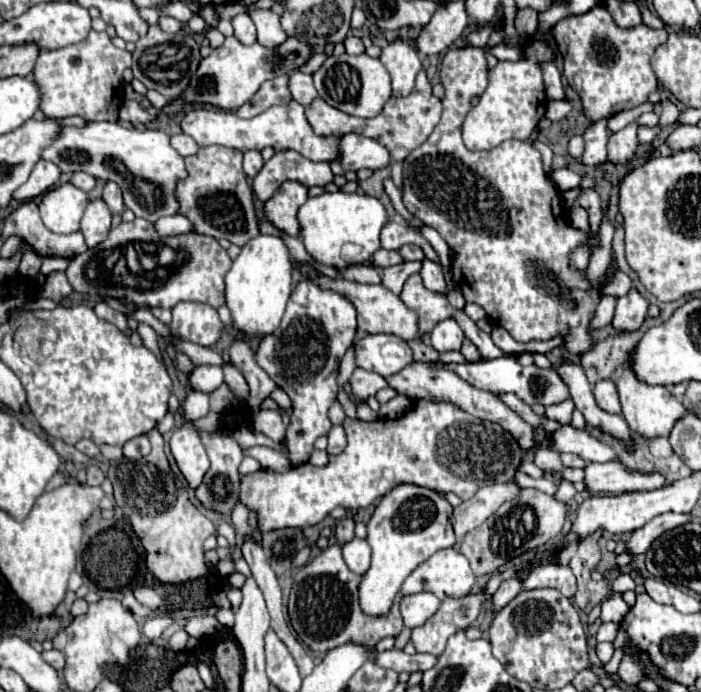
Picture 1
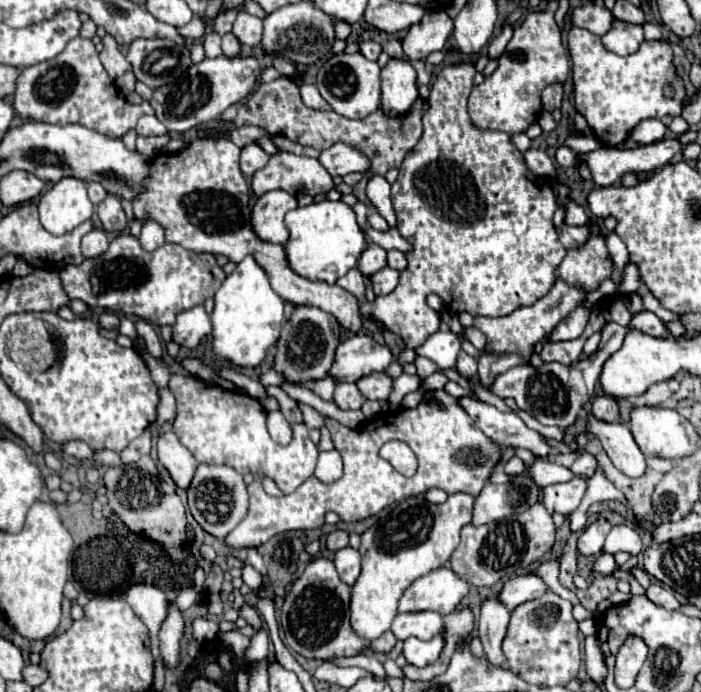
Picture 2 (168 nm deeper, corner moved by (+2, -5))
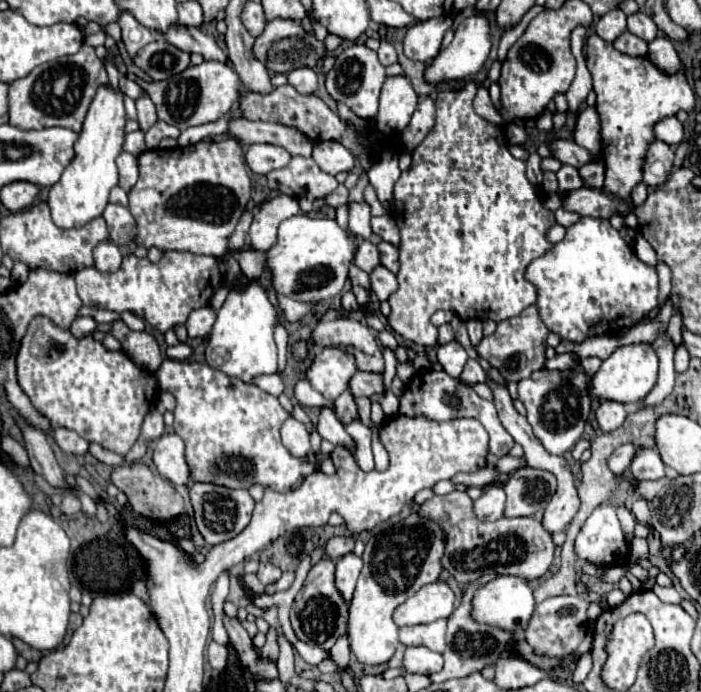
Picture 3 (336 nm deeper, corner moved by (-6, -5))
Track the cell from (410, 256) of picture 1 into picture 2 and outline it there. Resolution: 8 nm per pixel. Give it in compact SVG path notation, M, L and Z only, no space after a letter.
M389 250L389 252L387 252L387 264L389 264L391 268L395 268L395 270L405 270L405 264L407 264L405 254L399 252L399 250Z

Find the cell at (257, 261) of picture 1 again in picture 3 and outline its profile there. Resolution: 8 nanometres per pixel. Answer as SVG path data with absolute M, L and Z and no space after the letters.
M251 280L243 292L231 290L225 304L217 312L217 320L205 348L205 362L229 378L251 382L255 376L277 372L277 346L273 326L277 324L277 308L269 302L267 292L257 280Z

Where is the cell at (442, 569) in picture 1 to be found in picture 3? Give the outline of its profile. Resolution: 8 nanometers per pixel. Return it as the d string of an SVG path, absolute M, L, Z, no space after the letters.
M433 582L423 586L393 612L393 620L399 628L413 624L429 624L439 618L449 618L453 612L455 594L445 582Z

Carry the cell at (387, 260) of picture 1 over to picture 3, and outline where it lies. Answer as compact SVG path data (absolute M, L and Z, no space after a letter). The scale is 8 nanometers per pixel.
M369 240L361 242L357 246L355 264L365 272L371 272L375 266L379 266L379 250L377 250L377 246L373 246Z

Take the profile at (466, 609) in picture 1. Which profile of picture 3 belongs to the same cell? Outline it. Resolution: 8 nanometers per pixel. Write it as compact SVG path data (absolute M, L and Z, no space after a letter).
M411 646L405 650L403 666L411 674L433 674L443 668L443 656L425 648L425 646Z

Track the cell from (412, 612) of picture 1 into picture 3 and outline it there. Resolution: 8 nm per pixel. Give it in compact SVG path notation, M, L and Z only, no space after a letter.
M435 620L431 624L401 628L399 640L405 646L425 646L433 652L443 652L445 650L445 630L447 630L447 620Z

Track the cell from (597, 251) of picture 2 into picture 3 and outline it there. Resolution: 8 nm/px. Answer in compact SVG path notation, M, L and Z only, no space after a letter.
M585 216L577 220L577 224L569 226L561 242L553 244L553 248L545 252L545 256L539 256L527 266L525 278L537 288L535 306L539 310L539 318L543 320L543 324L551 332L559 334L561 340L569 340L575 344L591 336L603 336L617 332L621 328L637 326L659 304L659 278L655 268L643 264L635 256L633 246L623 240L619 230L615 230L609 224L609 220L601 218Z

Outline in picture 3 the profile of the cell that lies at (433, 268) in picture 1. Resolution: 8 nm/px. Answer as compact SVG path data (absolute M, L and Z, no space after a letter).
M390 215L373 216L371 226L373 226L373 232L379 234L385 242L391 242L391 244L399 242L399 230L397 230L395 220Z

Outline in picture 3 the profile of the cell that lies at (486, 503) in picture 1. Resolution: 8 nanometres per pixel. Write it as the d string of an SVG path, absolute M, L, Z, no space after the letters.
M529 466L519 468L505 482L505 492L507 492L507 510L505 510L505 516L533 516L537 512L543 512L545 504L549 502L549 492L553 496L555 490L557 490L557 482L555 482L555 476L551 472L529 468Z

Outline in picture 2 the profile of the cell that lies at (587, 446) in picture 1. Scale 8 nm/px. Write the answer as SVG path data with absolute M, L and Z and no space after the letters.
M459 398L459 404L467 410L467 414L475 420L475 424L497 444L527 448L539 458L547 458L551 446L545 436L531 430L517 414L499 412L495 406L485 402L477 402L471 398Z

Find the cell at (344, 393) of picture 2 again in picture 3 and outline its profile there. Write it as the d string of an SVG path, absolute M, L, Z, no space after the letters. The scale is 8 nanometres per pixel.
M345 390L335 400L335 416L337 416L337 420L341 420L341 424L349 424L349 422L357 420L357 406L355 406L353 394L349 390Z

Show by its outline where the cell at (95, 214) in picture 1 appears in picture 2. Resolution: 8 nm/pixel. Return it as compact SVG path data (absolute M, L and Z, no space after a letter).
M93 228L89 234L83 236L83 256L85 258L95 258L99 254L103 254L109 246L109 238L105 234L105 230L101 228Z

